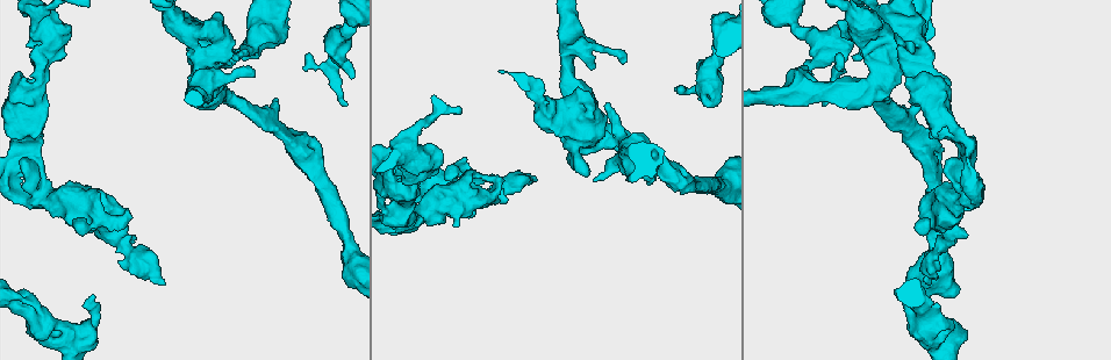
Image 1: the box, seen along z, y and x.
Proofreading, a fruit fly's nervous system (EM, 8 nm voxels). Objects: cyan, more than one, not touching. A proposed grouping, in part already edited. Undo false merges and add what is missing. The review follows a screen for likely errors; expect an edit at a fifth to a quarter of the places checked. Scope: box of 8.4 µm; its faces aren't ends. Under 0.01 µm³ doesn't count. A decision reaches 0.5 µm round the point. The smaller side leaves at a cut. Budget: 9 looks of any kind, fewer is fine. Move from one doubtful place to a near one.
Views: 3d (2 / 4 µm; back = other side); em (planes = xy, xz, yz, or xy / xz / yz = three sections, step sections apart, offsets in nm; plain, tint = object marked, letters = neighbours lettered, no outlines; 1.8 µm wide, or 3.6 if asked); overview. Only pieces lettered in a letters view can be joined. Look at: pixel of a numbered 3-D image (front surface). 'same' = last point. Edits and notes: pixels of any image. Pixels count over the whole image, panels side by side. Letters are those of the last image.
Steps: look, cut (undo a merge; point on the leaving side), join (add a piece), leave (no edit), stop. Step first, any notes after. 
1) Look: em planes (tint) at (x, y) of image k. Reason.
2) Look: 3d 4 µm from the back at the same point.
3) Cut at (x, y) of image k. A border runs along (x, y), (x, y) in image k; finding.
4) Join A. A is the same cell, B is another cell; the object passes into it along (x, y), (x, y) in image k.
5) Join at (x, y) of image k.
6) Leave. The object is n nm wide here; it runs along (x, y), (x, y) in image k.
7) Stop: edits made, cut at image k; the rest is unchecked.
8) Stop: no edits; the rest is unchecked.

Look: 3d 2 µm at (966, 196) of image 1. Arms part here.

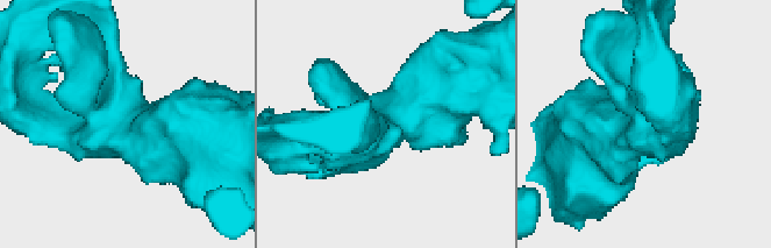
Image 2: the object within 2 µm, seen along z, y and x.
Look: em planes (letters) at (642, 122) of image 2. Need the tissue.

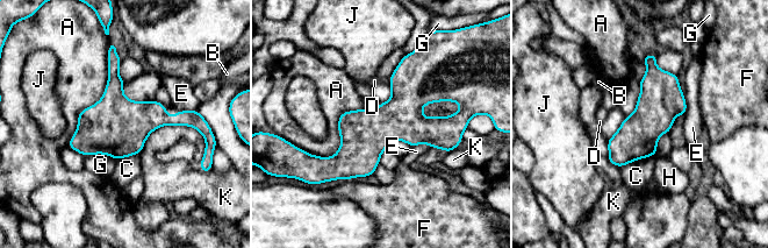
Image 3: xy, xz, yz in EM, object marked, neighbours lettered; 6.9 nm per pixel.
Leave. The longest contact is with A, 750 nm; A, B, C, D, E, F, G, H, J and K are other cells; a border runs along (112, 44), (66, 146) in image 3; all the same neuron.

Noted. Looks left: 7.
Look: 3d 2 µm at (498, 195) of image 1. Branch stops here.

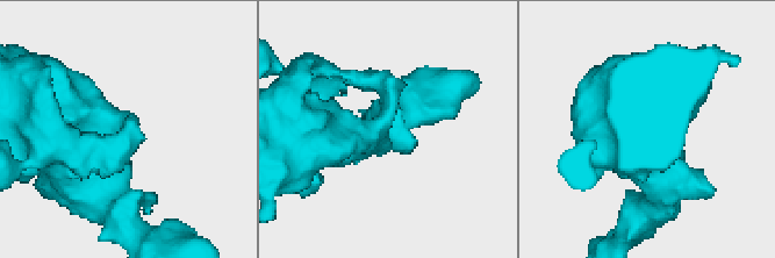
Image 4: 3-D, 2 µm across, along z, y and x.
Look: em yz step 16 (tint) at (385, 129) of image 4. Shape alone is not enough.

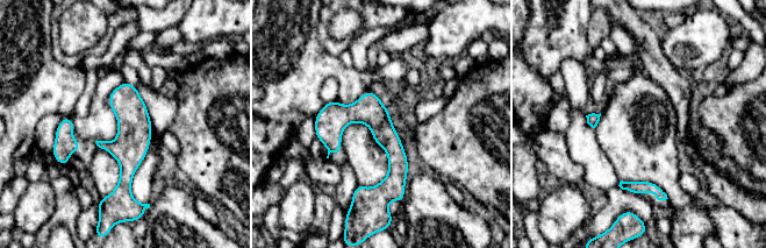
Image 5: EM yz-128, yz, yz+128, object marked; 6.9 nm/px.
Look: em planes (letters) at the same point. Cut it another way.

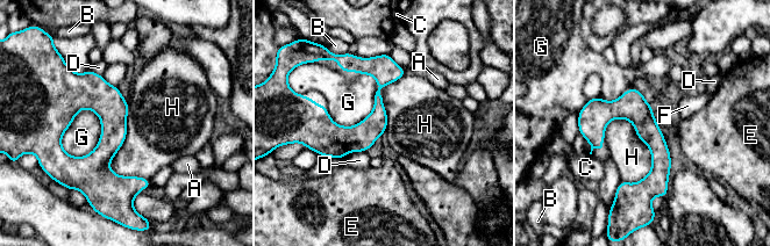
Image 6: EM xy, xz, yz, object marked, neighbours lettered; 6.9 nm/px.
Leave. The object is 180 nm wide here; A, B, C, D, E, F, G and H are other cells; a border runs along (617, 117), (650, 153), (628, 183) in image 6; none of them fits.

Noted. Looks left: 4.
Look: 3d 2 µm at (924, 311) of image 1. A fork.

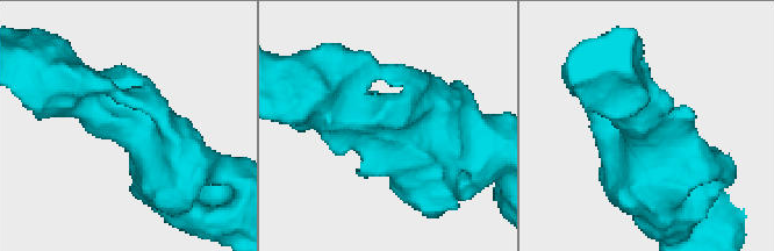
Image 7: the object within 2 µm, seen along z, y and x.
Look: em xy step 4 (tint) at (136, 133) of image 7. Shape alone is not enough.

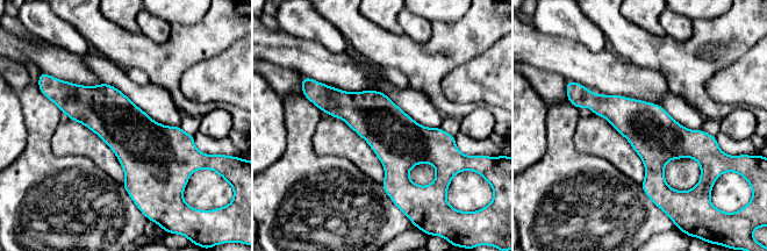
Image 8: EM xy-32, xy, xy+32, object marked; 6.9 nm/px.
Look: em planes (letters) at the same point. Another direction.

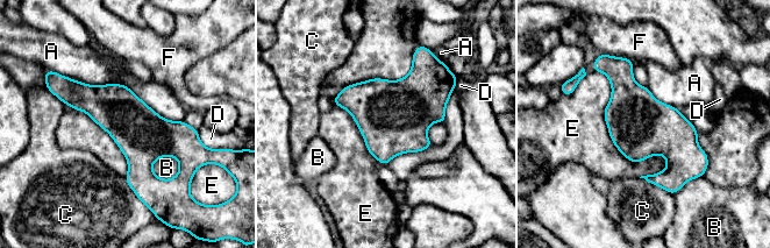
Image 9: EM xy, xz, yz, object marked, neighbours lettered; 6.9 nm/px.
Leave. The object is 360 nm wide here; A, B, C, D, E and F are other cells; a border runs along (416, 47), (378, 163) in image 9; continuous, no second neuron.

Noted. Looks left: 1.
Stop: no edits; the rest is unchecked.

